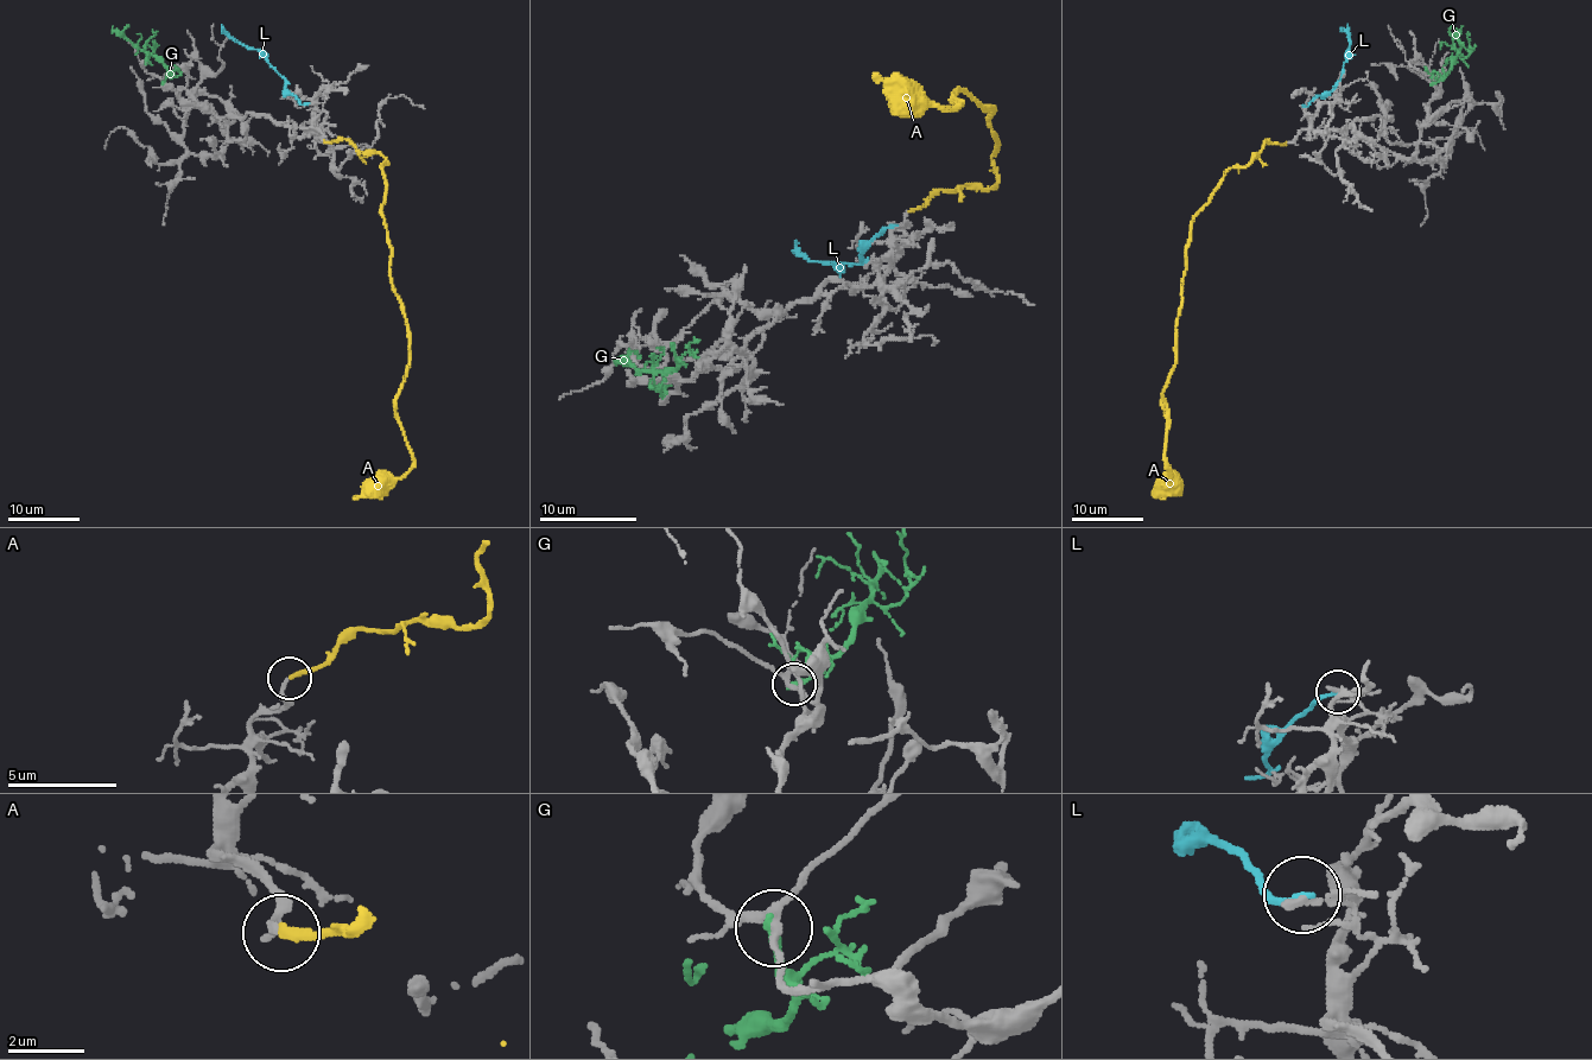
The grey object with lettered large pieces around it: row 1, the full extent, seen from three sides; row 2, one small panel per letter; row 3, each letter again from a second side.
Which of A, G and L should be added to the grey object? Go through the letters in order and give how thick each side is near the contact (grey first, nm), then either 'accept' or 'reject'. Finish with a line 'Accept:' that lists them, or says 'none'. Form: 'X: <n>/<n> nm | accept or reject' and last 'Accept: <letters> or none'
A: 150/240 nm | accept
G: 160/260 nm | reject
L: 130/170 nm | reject
Accept: A

